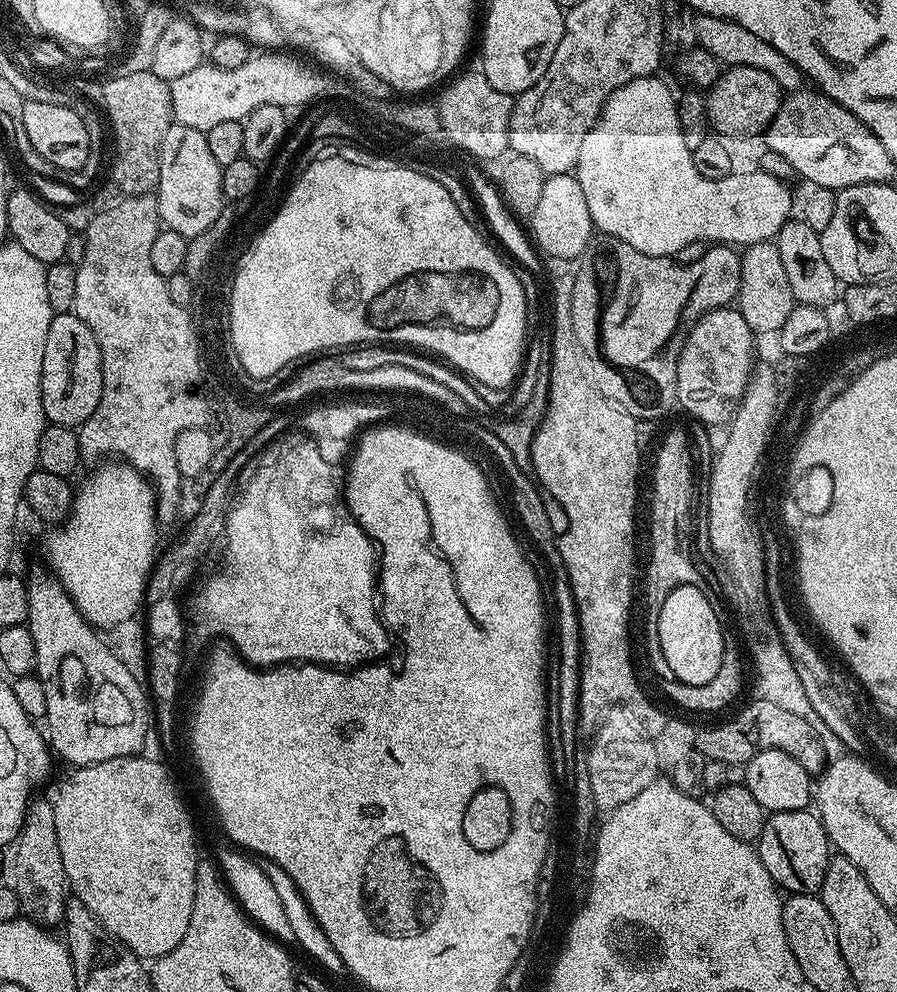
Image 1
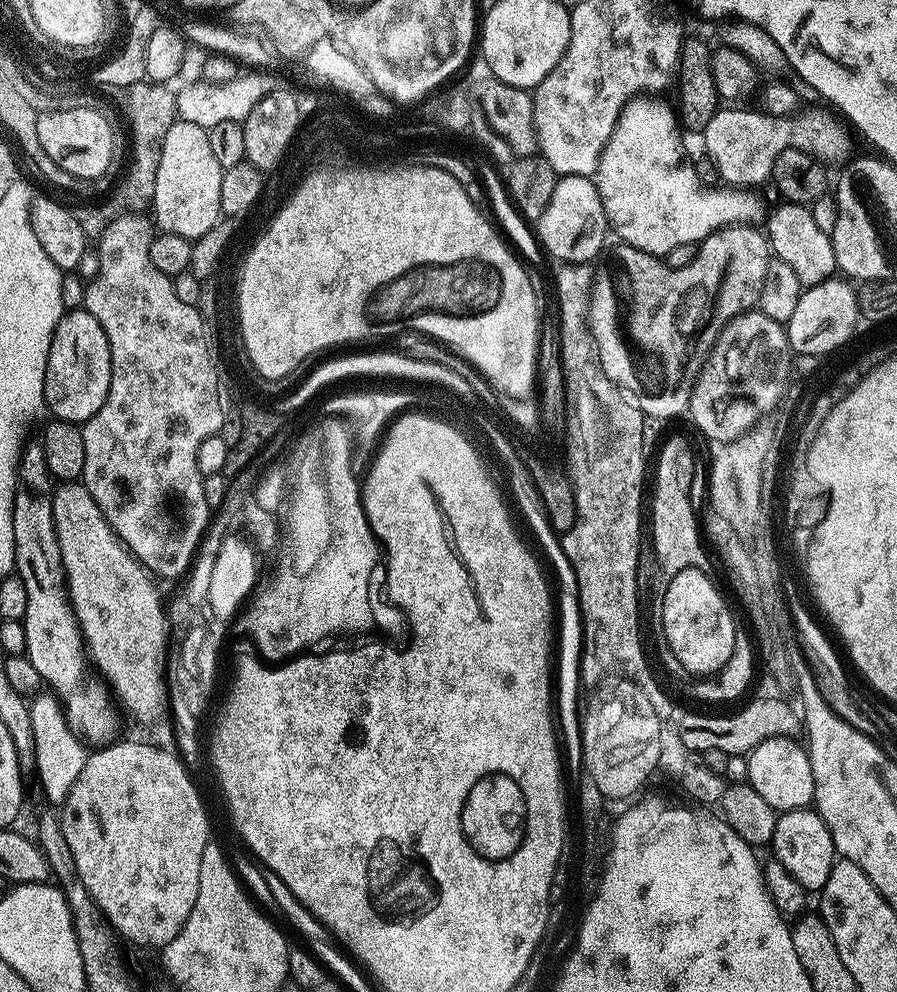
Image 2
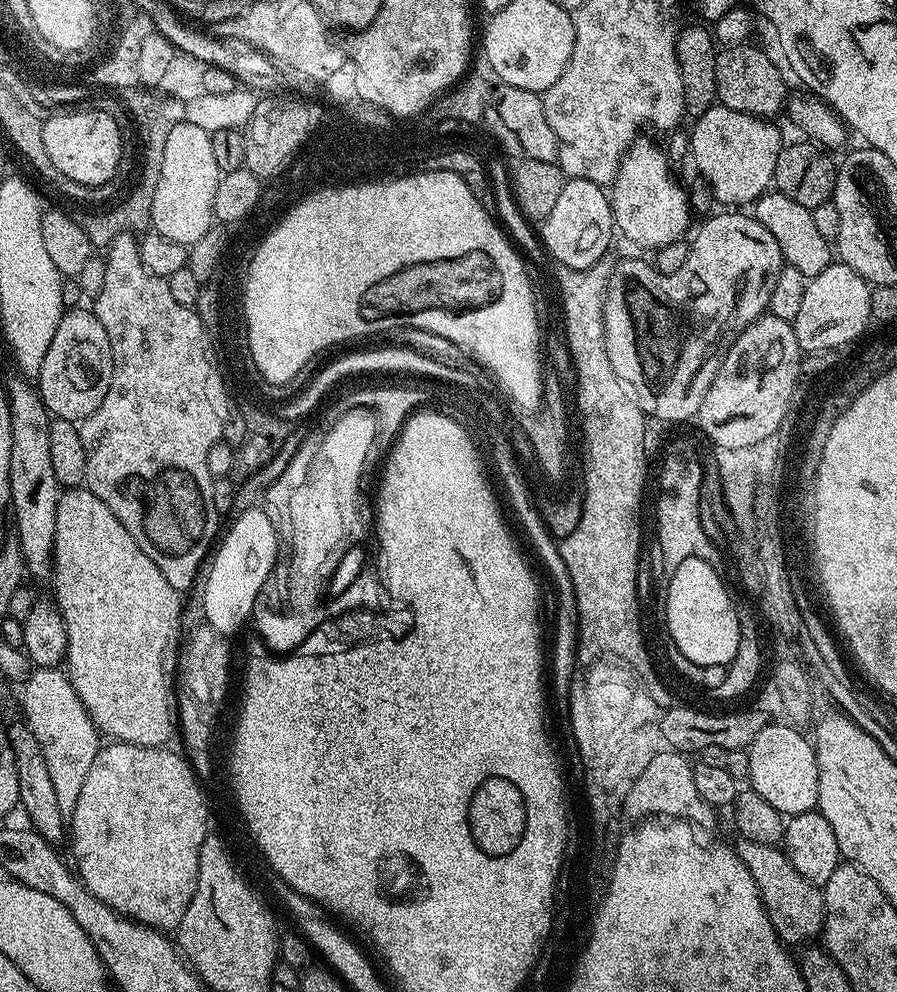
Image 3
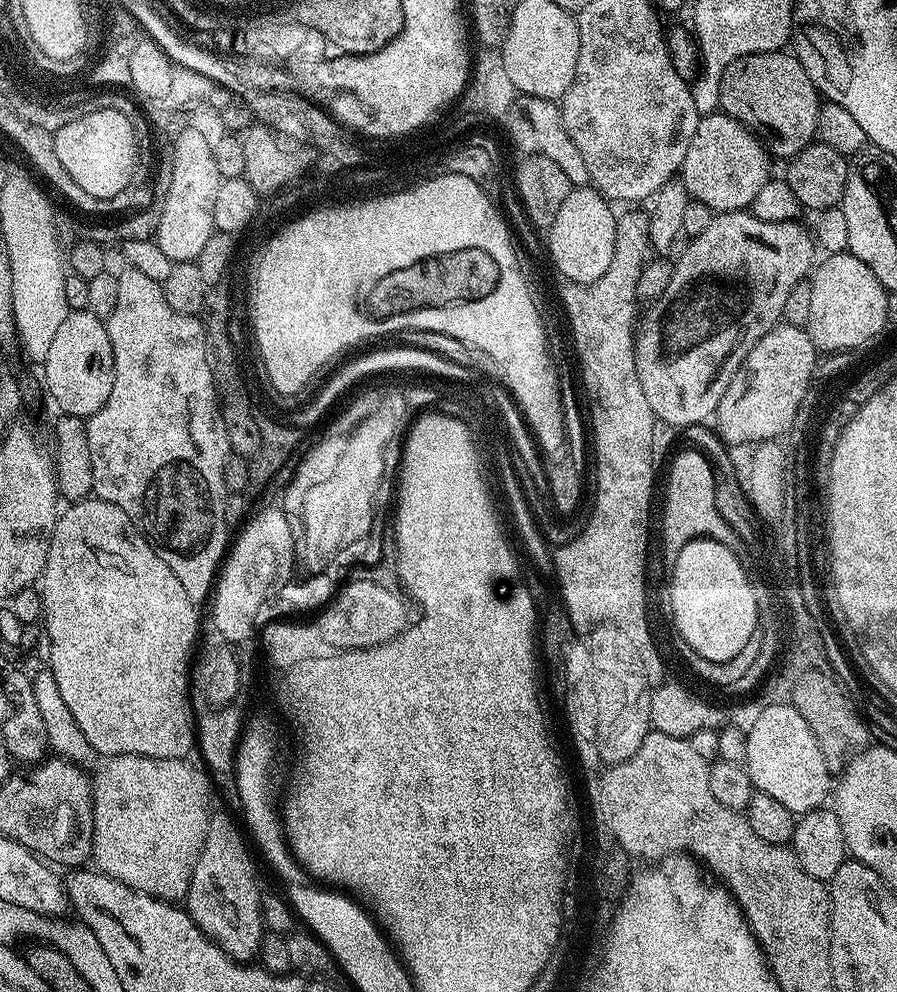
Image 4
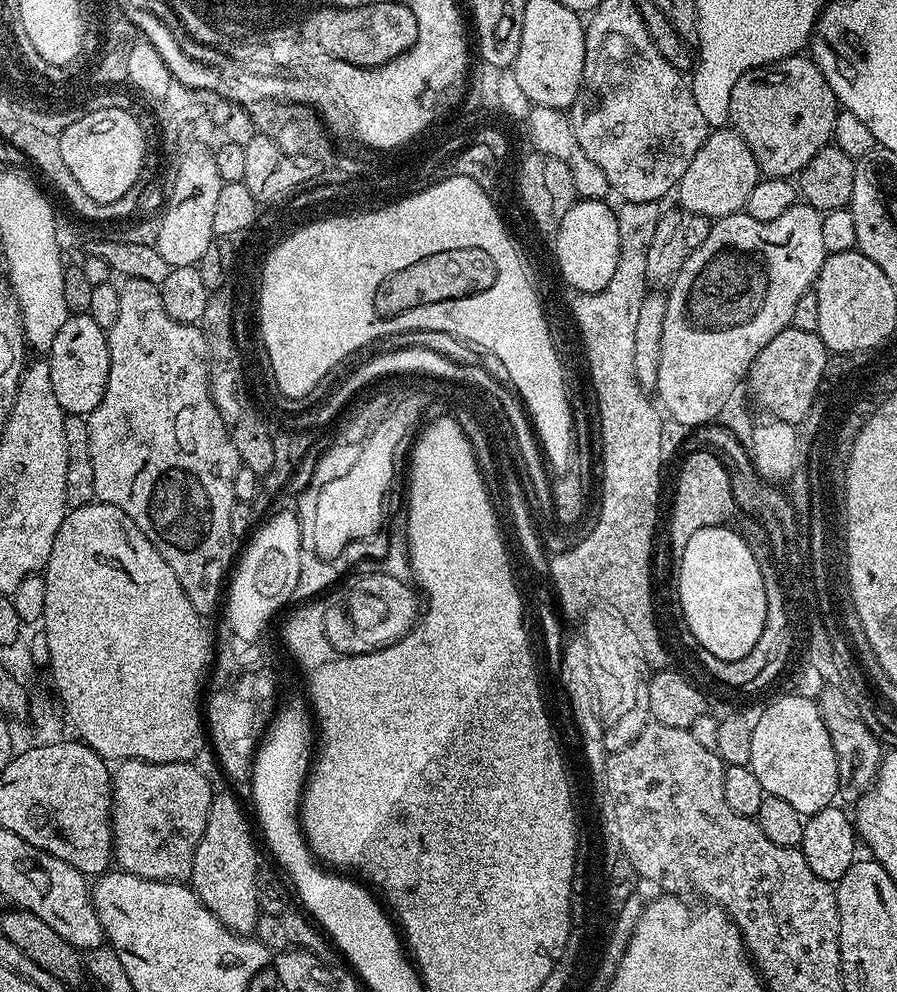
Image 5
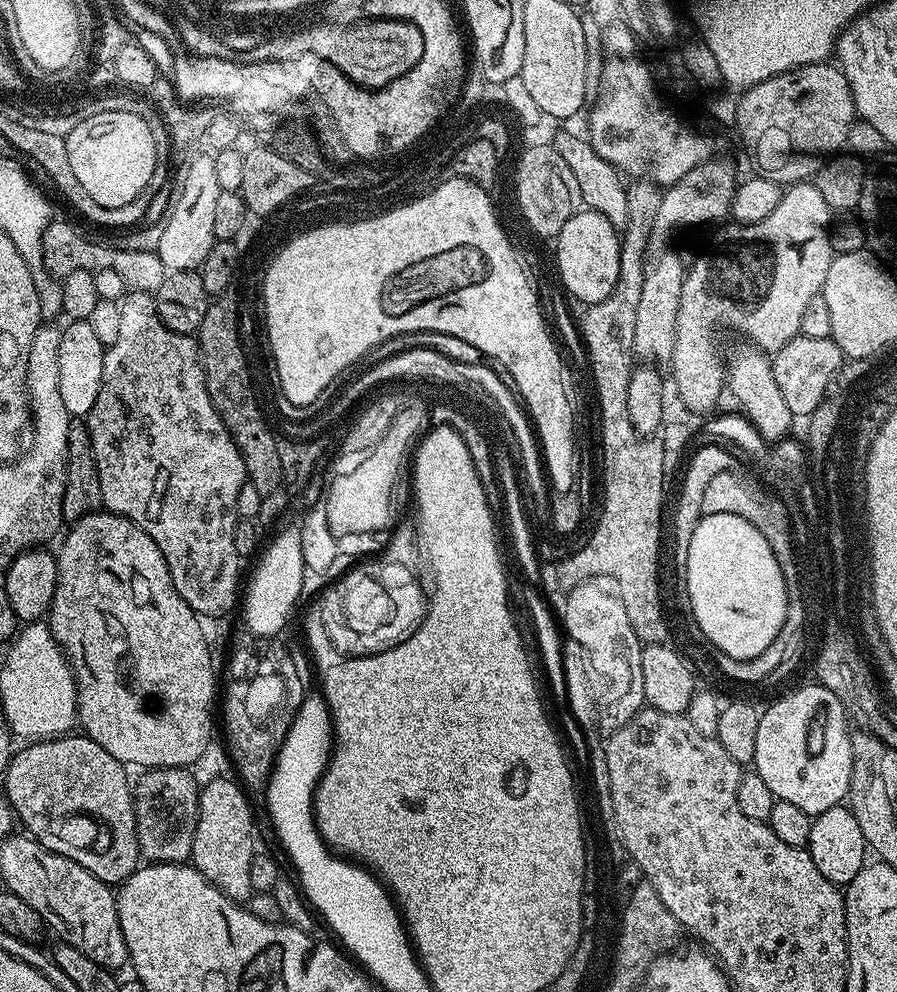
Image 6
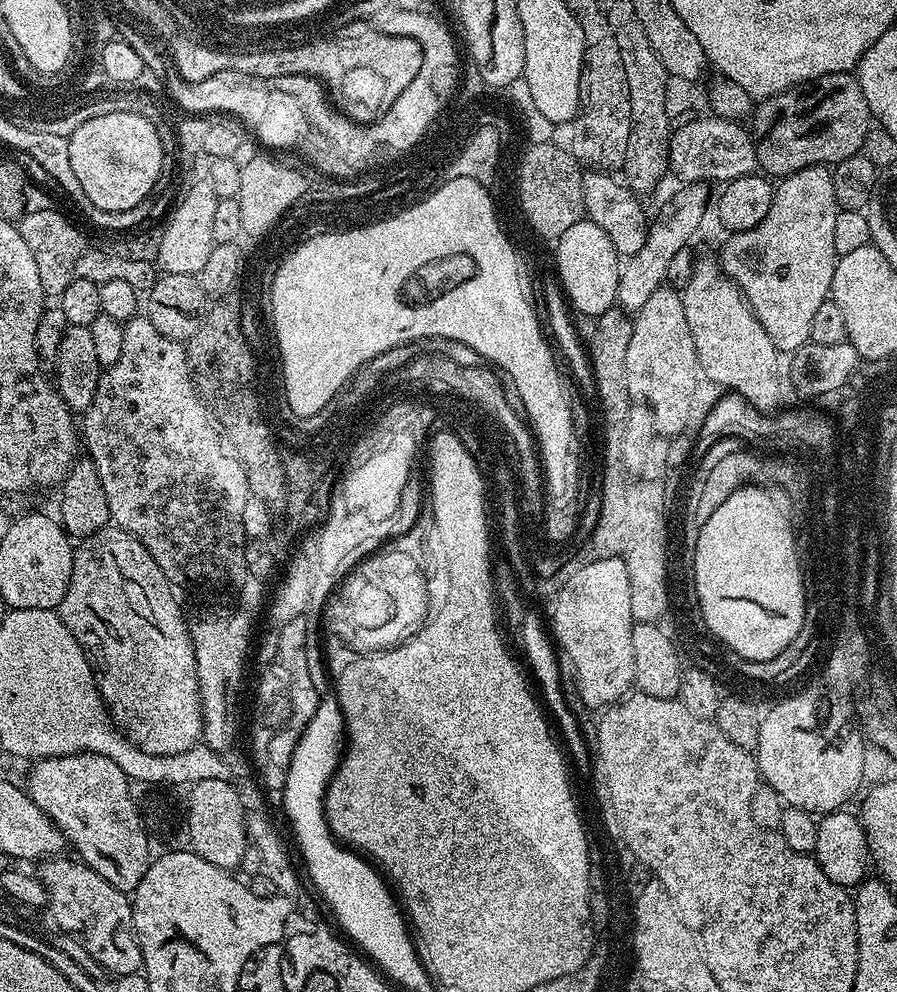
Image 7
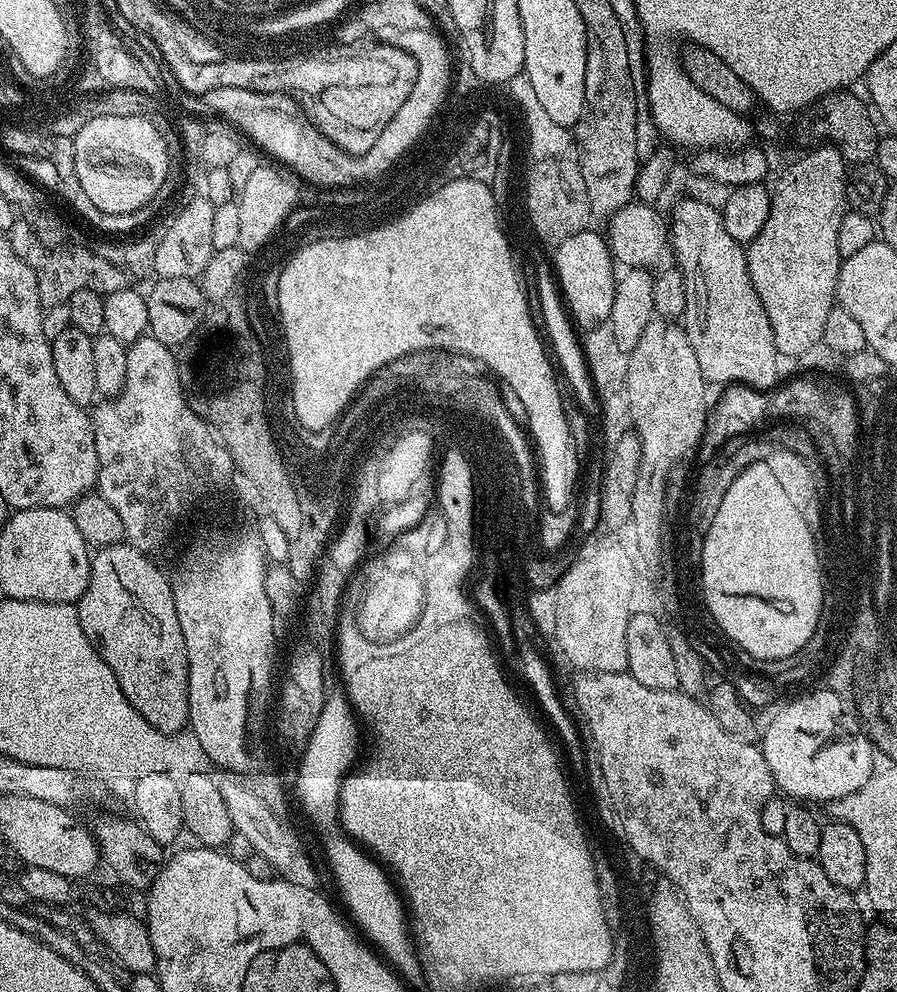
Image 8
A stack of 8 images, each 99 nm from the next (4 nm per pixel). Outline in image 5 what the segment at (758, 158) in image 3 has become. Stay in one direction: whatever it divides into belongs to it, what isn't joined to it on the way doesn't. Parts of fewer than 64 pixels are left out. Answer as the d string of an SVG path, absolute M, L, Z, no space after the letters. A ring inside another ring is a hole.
M731 127L718 128L709 131L690 166L686 166L678 185L678 204L685 213L693 212L696 216L729 216L743 209L750 190L760 179L762 173L748 143Z

